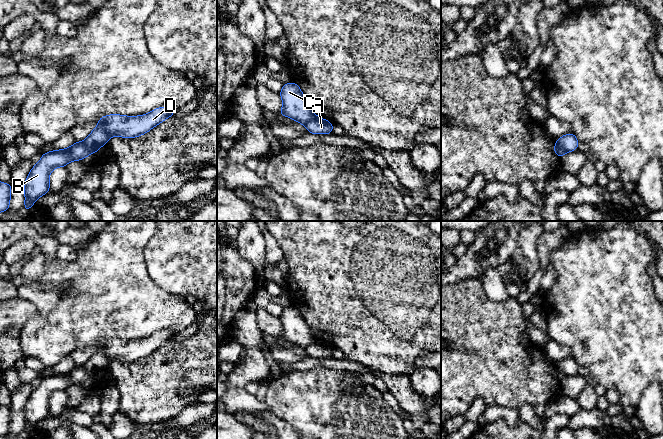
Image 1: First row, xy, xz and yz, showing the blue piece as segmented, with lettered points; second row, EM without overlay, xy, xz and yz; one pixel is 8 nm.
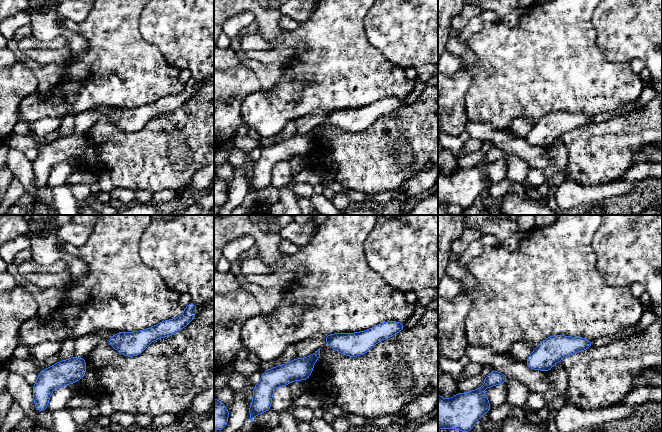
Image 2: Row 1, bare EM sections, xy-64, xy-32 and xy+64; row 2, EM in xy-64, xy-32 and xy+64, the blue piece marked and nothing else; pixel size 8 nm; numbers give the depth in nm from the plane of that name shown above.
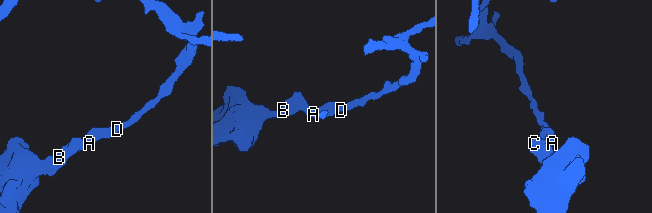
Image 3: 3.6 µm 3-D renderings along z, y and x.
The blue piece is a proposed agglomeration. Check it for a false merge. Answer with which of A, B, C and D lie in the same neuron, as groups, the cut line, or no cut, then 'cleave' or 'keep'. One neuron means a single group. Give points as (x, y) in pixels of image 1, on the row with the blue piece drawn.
A D / B C | xy (82, 142), (93, 152) | cleave

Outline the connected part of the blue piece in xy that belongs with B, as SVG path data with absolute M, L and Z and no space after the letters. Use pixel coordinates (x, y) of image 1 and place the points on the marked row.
M75 142L67 149L43 153L40 161L31 169L24 184L24 211L27 212L39 197L50 191L49 175L54 168L64 168L69 162L81 161L92 153L83 142Z

